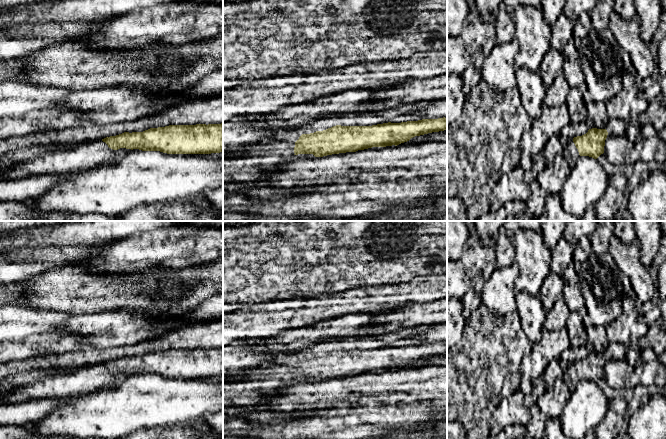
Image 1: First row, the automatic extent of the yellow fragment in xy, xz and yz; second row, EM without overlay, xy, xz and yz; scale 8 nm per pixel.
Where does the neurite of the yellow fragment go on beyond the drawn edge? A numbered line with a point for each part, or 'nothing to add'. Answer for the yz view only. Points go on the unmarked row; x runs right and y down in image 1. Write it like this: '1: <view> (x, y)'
1: yz (570, 376)

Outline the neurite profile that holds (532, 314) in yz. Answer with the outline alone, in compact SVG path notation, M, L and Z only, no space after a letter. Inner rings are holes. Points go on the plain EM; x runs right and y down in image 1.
M515 290L515 297L524 333L533 343L539 342L542 339L542 328L547 314L541 299L518 290Z

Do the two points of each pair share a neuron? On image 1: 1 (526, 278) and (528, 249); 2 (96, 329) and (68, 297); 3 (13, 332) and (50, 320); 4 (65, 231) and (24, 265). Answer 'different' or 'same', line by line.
1: same
2: different
3: same
4: different

